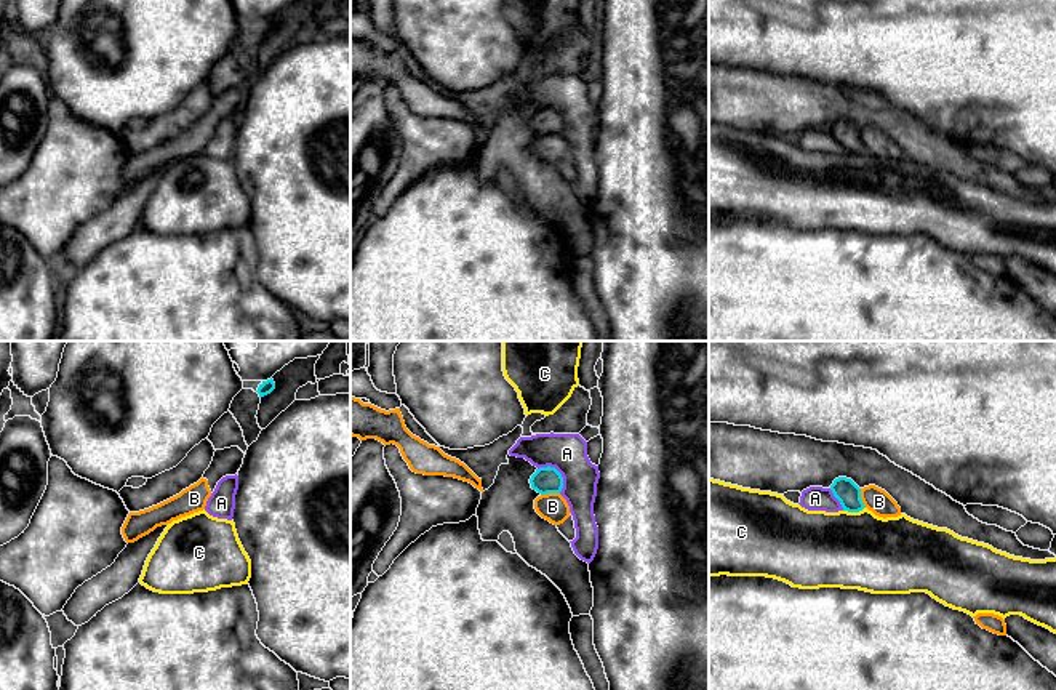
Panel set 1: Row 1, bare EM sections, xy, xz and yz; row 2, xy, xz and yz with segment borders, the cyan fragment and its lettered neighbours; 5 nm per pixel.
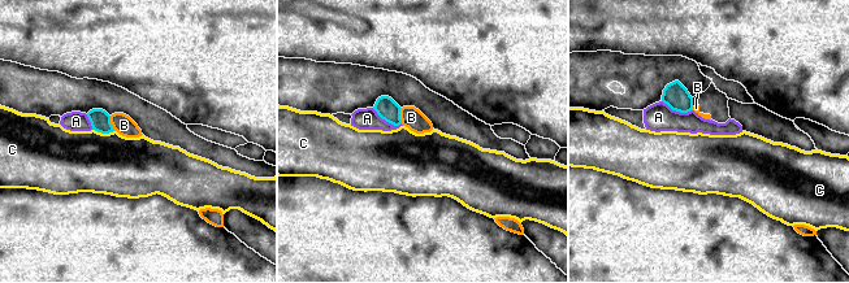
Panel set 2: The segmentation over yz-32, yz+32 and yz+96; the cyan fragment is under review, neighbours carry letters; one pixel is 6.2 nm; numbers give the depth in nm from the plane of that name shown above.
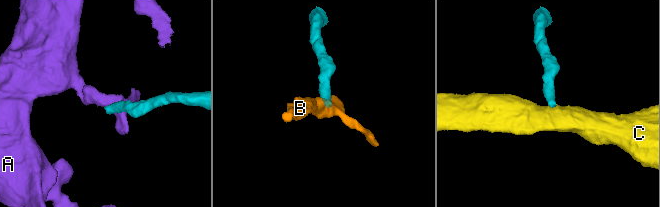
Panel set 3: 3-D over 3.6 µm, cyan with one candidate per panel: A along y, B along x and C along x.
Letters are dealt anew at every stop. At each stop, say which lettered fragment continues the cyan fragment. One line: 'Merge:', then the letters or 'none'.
Merge: none

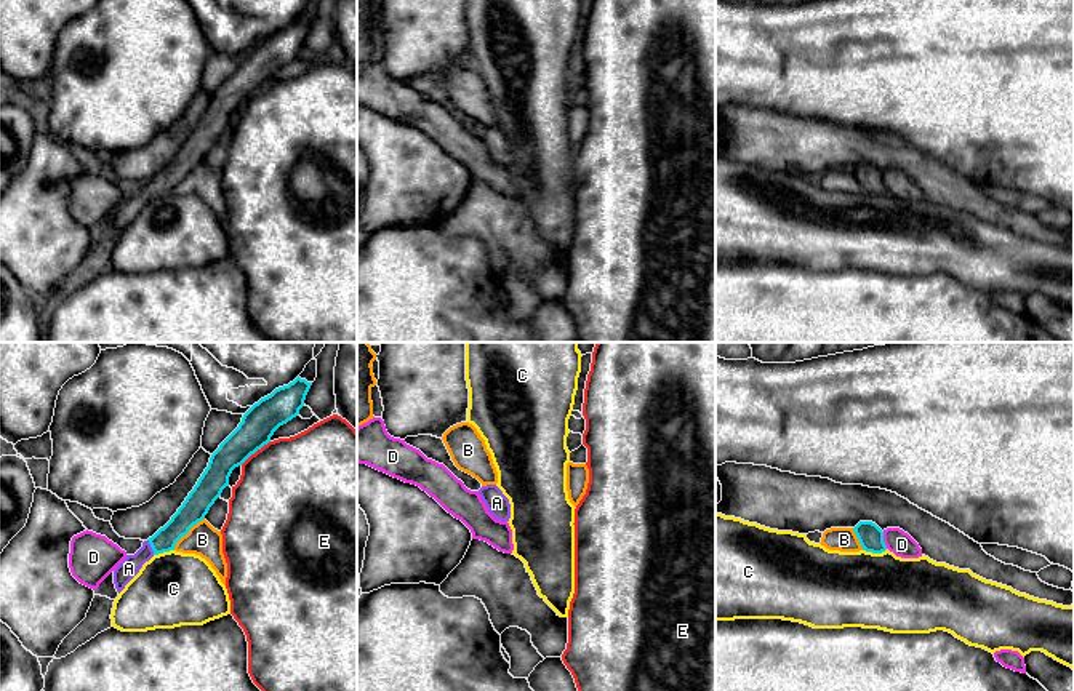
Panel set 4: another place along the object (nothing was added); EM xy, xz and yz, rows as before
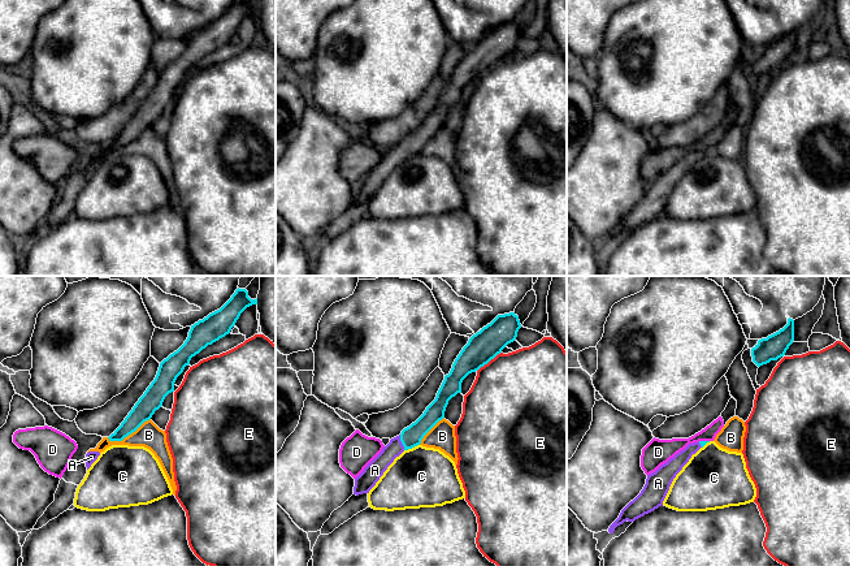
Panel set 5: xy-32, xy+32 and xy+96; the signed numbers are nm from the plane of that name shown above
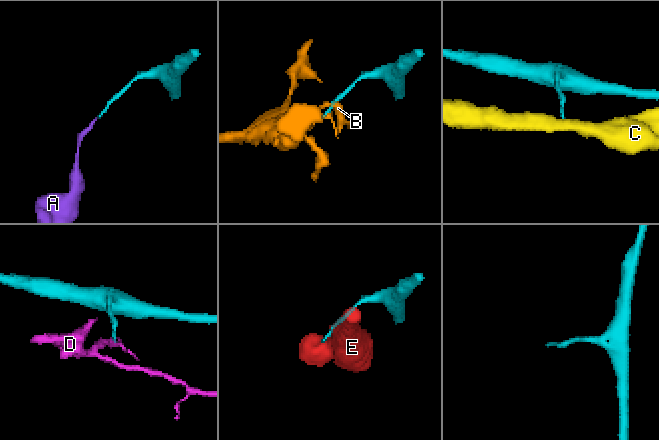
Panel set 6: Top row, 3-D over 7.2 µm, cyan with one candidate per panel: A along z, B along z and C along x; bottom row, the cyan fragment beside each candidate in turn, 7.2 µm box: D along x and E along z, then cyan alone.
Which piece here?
Merge: A

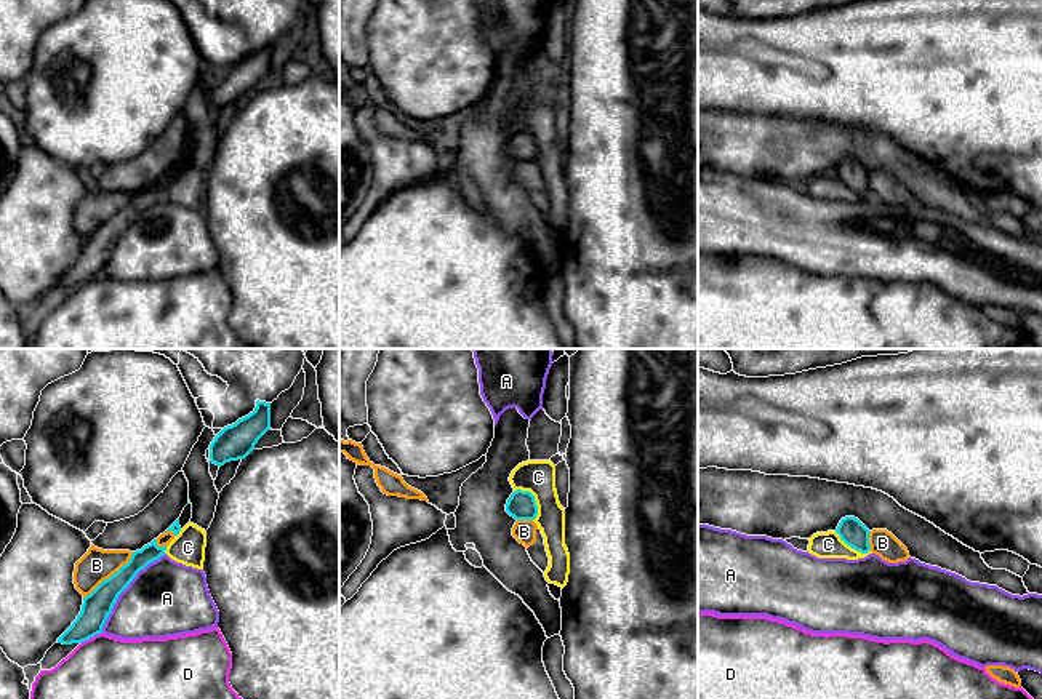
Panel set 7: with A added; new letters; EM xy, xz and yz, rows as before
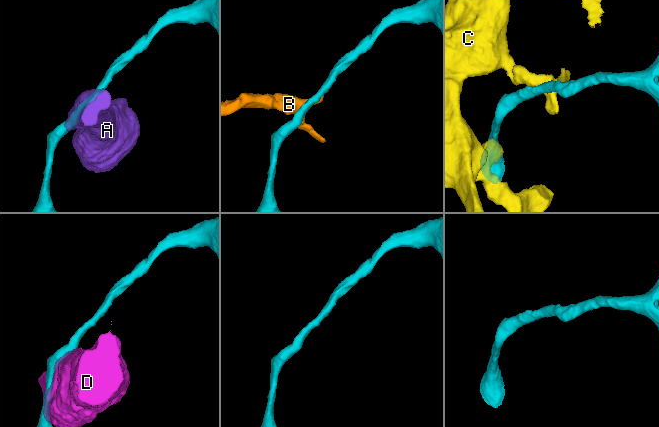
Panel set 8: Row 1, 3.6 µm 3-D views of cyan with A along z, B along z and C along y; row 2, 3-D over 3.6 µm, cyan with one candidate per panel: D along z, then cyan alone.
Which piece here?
Merge: none

